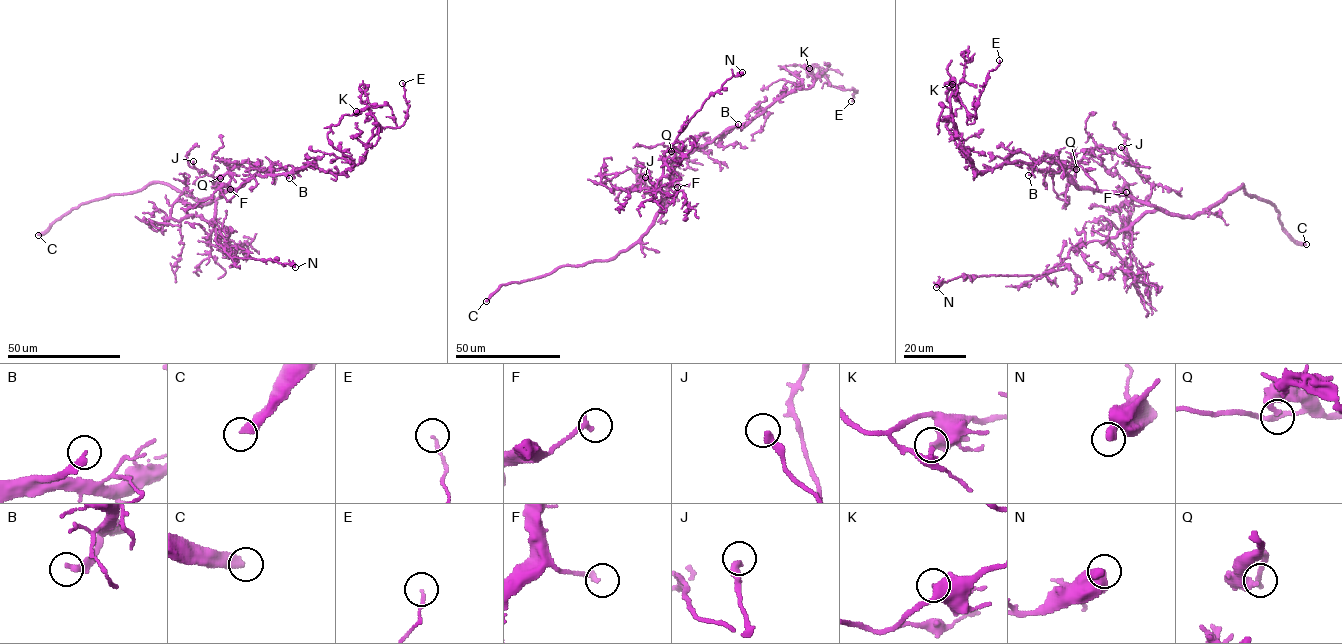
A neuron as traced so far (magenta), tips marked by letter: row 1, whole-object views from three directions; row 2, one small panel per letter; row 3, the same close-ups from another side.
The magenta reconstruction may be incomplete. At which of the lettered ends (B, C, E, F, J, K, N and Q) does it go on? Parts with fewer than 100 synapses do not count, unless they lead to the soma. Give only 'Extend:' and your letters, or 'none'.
Extend: B, C

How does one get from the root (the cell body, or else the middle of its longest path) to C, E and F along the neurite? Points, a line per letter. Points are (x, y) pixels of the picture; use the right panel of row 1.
C: (1077, 187), (1123, 193), (1170, 214), (1190, 216), (1243, 185), (1251, 196), (1274, 204), (1283, 231), (1306, 244)
E: (1077, 187), (1062, 170), (1020, 161), (974, 169), (950, 96), (975, 118), (999, 60)
F: (1077, 187), (1124, 194), (1126, 192)

